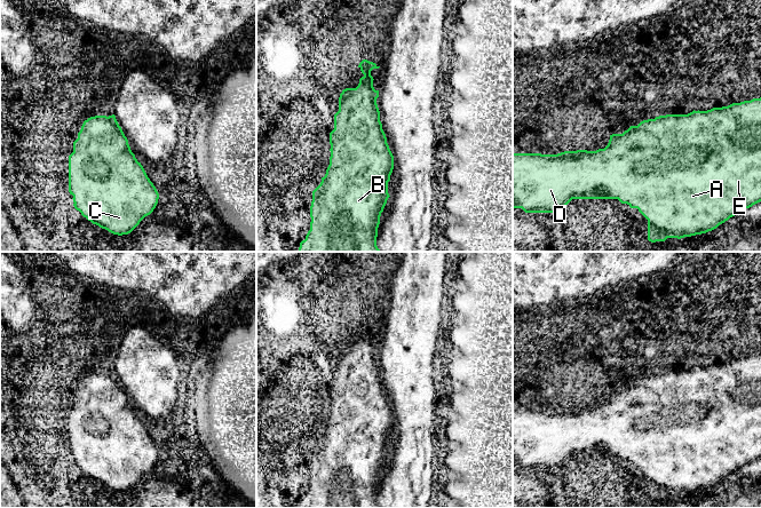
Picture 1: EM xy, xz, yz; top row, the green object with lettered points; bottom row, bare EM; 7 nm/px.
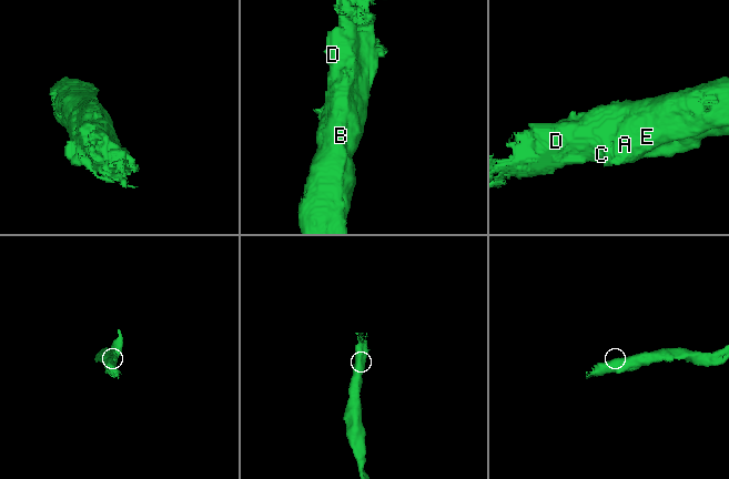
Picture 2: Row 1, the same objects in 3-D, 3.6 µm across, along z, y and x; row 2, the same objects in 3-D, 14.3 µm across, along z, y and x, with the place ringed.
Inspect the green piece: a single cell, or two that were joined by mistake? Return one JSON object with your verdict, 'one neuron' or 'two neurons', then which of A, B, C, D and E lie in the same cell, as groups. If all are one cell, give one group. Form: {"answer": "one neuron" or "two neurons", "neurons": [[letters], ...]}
{"answer": "one neuron", "neurons": [["A", "B", "C", "D", "E"]]}

